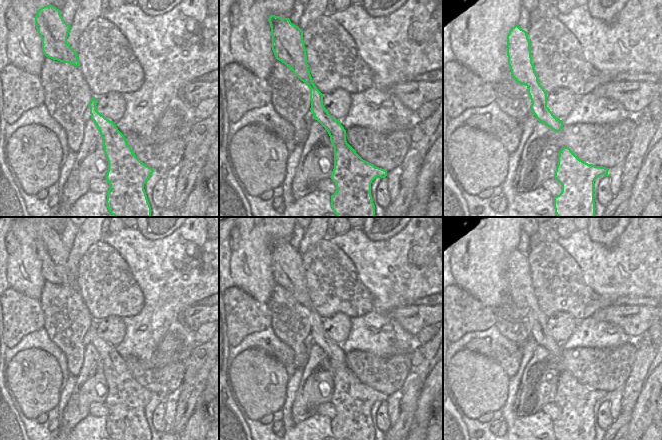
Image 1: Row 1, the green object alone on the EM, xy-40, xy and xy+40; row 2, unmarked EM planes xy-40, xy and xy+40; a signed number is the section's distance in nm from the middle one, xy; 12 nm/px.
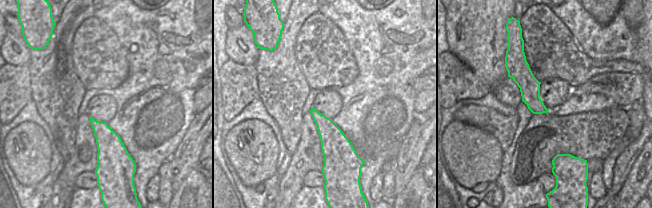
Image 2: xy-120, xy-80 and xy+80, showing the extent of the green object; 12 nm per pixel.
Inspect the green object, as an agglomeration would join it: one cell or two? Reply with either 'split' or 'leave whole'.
leave whole

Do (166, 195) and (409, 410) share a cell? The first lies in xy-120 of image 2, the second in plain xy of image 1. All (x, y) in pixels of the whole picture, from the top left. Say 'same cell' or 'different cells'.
different cells

